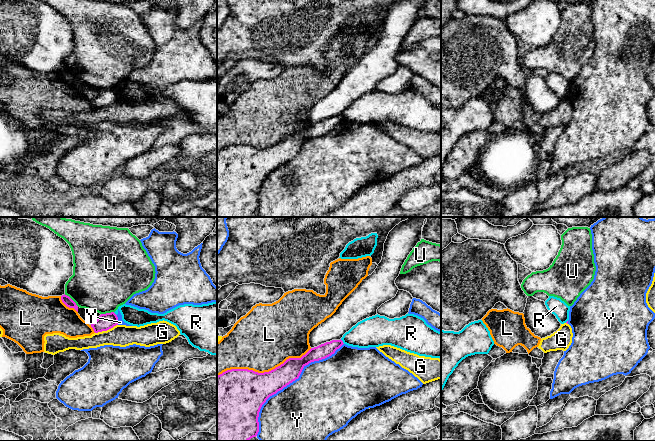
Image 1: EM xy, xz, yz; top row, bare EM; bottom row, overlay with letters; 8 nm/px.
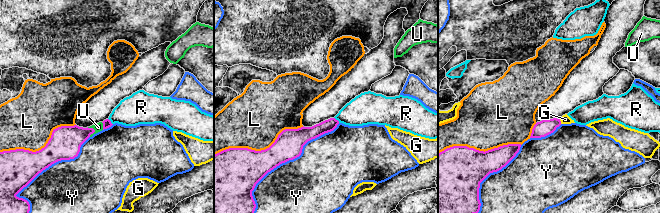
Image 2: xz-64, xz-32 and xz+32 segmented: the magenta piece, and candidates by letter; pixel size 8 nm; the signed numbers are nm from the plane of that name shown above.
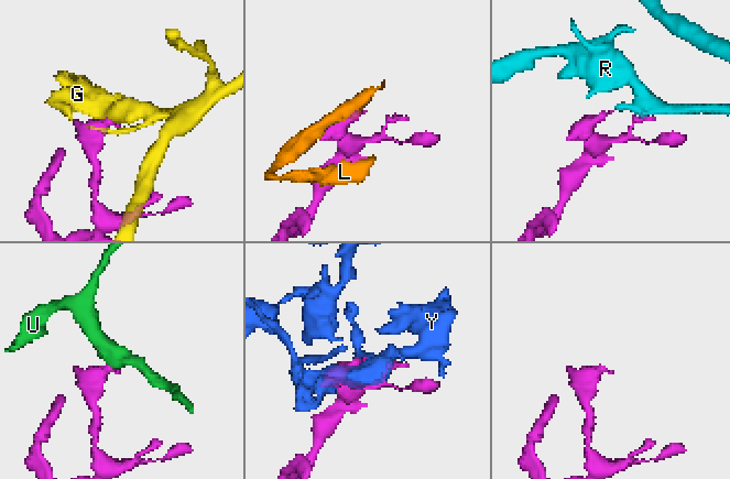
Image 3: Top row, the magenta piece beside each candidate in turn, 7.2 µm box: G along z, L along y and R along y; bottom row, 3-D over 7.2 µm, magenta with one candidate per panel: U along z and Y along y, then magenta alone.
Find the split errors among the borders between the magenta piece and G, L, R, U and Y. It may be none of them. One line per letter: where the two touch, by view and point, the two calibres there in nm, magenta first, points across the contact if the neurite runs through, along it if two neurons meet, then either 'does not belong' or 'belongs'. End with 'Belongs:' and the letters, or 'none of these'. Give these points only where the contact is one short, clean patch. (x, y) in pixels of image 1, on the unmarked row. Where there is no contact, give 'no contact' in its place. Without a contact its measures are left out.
G: xy (106, 106) | 130/180 nm | does not belong
L: xz (264, 148) | 380/480 nm | does not belong
R: xz (342, 117) | 120/240 nm | along xz (340, 115), (344, 119) | does not belong
U: xy (71, 75) | 70/440 nm | does not belong
Y: xz (289, 159) | 220/500 nm | does not belong
Belongs: none of these

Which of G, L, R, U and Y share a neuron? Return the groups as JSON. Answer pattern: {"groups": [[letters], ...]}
{"groups": [["G"], ["L"], ["R"], ["U"], ["Y"]]}

